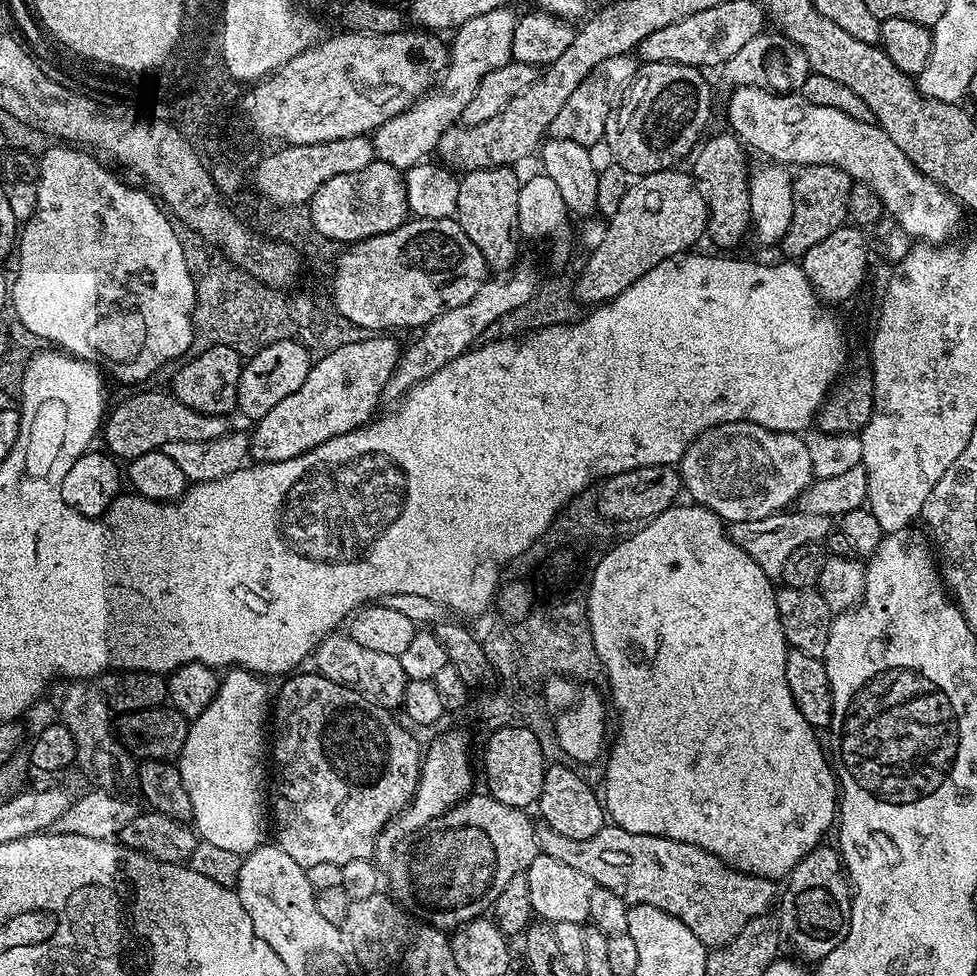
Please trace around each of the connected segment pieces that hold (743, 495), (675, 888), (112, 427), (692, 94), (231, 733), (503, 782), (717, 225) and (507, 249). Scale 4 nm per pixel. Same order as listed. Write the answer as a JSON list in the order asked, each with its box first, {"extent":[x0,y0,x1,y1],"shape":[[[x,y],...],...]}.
[{"extent":[678,422,812,525],"shape":[[[726,422],[706,430],[693,440],[692,445],[682,454],[678,465],[680,482],[685,493],[688,492],[695,503],[708,508],[721,521],[729,525],[747,520],[757,520],[783,512],[795,505],[800,495],[812,483],[812,463],[810,450],[806,450],[803,435],[794,432],[771,432],[766,426],[754,422]]]},{"extent":[536,822,778,950],"shape":[[[540,822],[536,824],[536,841],[543,855],[571,866],[581,874],[586,874],[586,878],[593,880],[599,887],[612,890],[627,905],[654,906],[678,918],[678,922],[685,924],[694,934],[694,938],[702,941],[709,950],[726,946],[751,919],[765,915],[769,911],[772,899],[774,904],[778,896],[778,888],[773,881],[766,880],[762,876],[752,876],[749,872],[739,872],[737,868],[731,868],[726,862],[722,862],[714,854],[698,846],[670,838],[650,834],[630,834],[630,830],[605,826],[598,830],[598,834],[579,840],[566,838],[566,834],[558,834],[558,830]]]},{"extent":[102,391,230,462],"shape":[[[167,391],[164,392],[136,392],[133,396],[126,397],[113,412],[111,409],[107,413],[102,425],[102,433],[104,432],[104,440],[108,443],[106,445],[107,451],[113,457],[127,462],[138,454],[146,454],[147,452],[163,449],[166,442],[206,442],[207,440],[218,438],[229,431],[230,424],[227,424],[229,421],[225,417],[214,416],[211,412],[190,410],[190,406],[178,402],[175,396]]]},{"extent":[603,63,712,178],"shape":[[[641,63],[606,118],[603,143],[612,151],[611,159],[634,178],[666,172],[675,169],[679,160],[687,161],[712,116],[712,92],[704,76],[701,69],[685,64]]]},{"extent":[178,668,270,854],"shape":[[[229,668],[223,673],[220,685],[218,686],[218,694],[214,694],[214,702],[210,702],[210,706],[206,706],[206,710],[202,710],[202,714],[195,717],[188,725],[188,733],[186,734],[186,746],[182,746],[178,757],[178,767],[182,774],[182,786],[186,786],[186,794],[190,794],[190,806],[192,807],[191,823],[194,825],[194,831],[200,840],[219,846],[222,850],[234,850],[241,854],[247,854],[260,847],[265,843],[267,834],[270,832],[270,820],[266,815],[266,792],[264,796],[264,764],[266,768],[266,725],[270,720],[270,692],[268,696],[268,688],[255,672],[247,672],[244,668]]]},{"extent":[484,728,546,809],"shape":[[[506,728],[493,731],[484,748],[484,780],[488,783],[487,795],[498,802],[515,808],[531,809],[542,794],[546,748],[528,729]]]},{"extent":[690,131,752,250],"shape":[[[723,131],[717,136],[710,137],[711,135],[709,135],[699,145],[698,151],[691,161],[693,164],[690,172],[704,194],[704,201],[708,204],[707,239],[712,239],[720,247],[717,249],[732,250],[728,248],[742,243],[744,235],[746,237],[749,235],[752,226],[750,190],[748,189],[750,163],[748,164],[749,153],[740,137],[731,131]]]},{"extent":[455,167,521,270],"shape":[[[511,167],[483,168],[463,173],[459,177],[458,206],[455,219],[466,230],[466,238],[482,250],[482,258],[492,270],[507,270],[517,263],[520,252],[520,227],[518,226],[518,194],[521,177],[516,177]]]}]

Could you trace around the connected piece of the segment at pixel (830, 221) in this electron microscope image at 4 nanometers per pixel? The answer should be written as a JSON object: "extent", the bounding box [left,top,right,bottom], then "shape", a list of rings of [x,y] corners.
{"extent":[782,164,853,258],"shape":[[[805,164],[795,173],[792,182],[794,214],[790,230],[786,230],[782,241],[782,249],[788,255],[785,257],[802,258],[806,250],[810,250],[810,246],[818,246],[826,234],[845,227],[849,219],[848,199],[853,183],[846,170],[829,164]]]}

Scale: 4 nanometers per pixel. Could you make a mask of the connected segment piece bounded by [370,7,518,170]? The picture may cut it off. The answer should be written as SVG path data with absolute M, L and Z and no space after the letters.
M511 7L495 8L470 18L455 29L453 36L456 37L450 40L448 66L434 90L421 96L405 112L390 118L371 133L377 160L407 170L431 157L428 155L431 152L433 155L439 149L442 134L460 120L462 110L466 110L466 102L470 102L470 98L474 98L474 90L478 90L478 82L482 82L490 70L498 70L498 66L506 66L512 60L514 26L518 19L517 13L512 11Z

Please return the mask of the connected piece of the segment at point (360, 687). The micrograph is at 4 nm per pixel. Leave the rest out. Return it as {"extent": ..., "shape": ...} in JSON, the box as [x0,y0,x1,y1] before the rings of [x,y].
{"extent":[314,634,408,710],"shape":[[[329,634],[316,646],[314,653],[315,671],[321,676],[330,678],[358,694],[362,694],[370,702],[389,710],[396,710],[404,703],[408,675],[402,670],[399,656],[381,654],[378,650],[366,650],[354,642],[346,634]]]}

